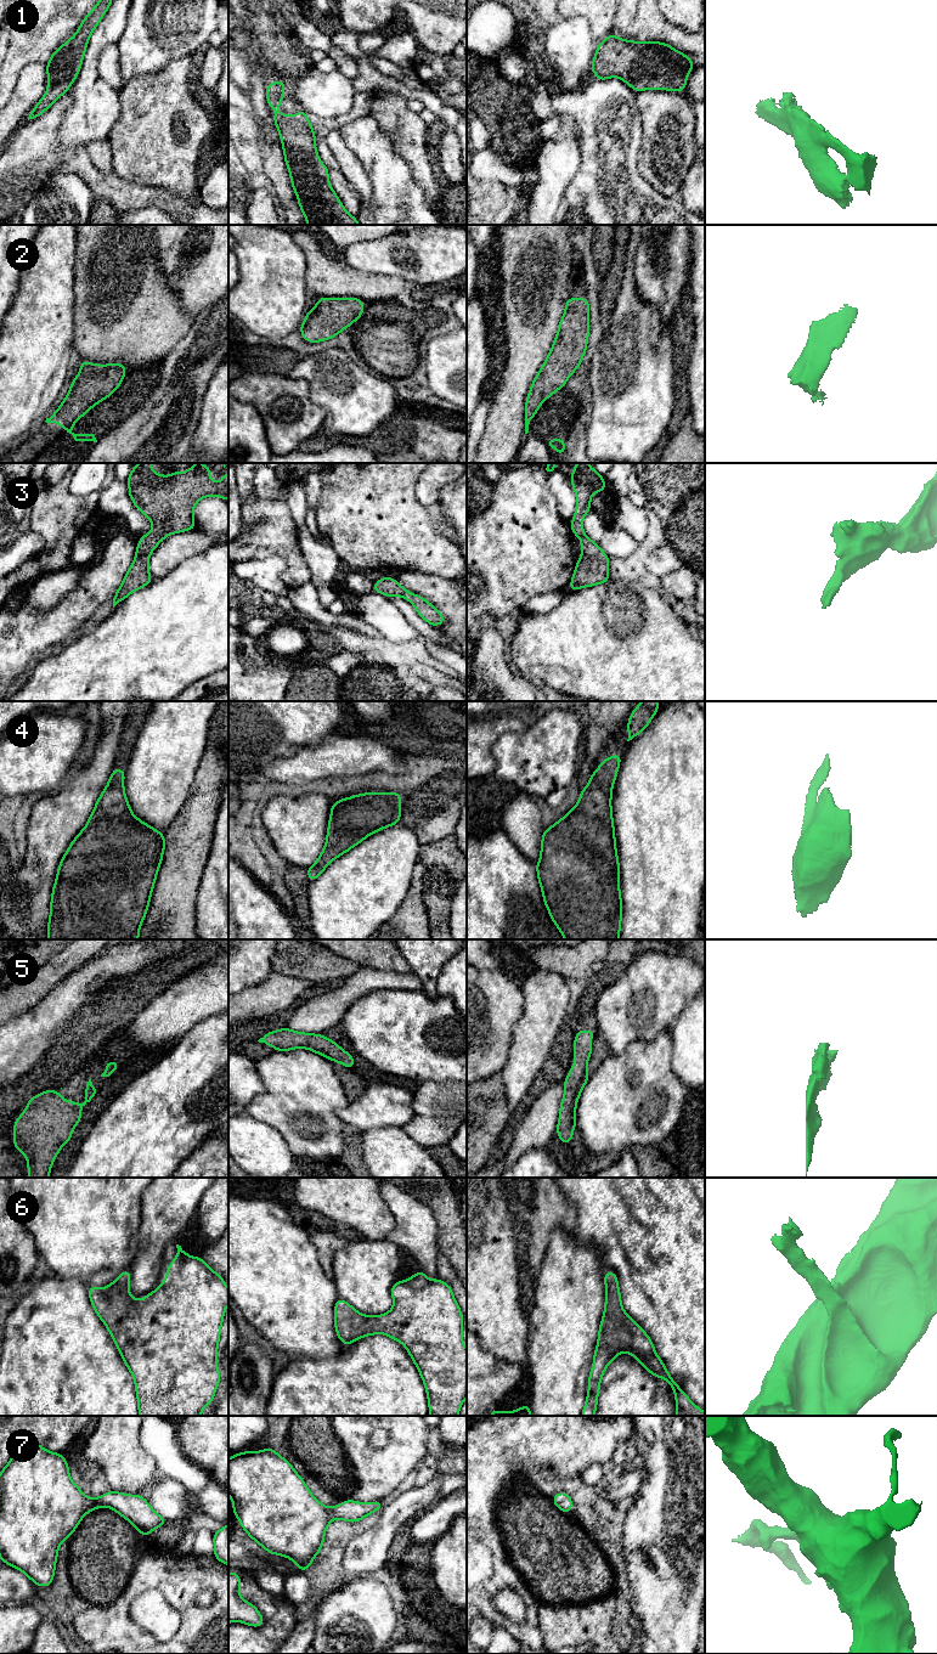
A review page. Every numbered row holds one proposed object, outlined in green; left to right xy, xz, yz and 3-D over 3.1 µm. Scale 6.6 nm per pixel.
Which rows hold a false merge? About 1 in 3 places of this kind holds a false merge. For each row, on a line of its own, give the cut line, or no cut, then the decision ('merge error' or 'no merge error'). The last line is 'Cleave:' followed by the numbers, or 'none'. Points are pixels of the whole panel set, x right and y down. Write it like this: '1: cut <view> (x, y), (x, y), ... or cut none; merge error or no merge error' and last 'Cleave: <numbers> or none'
1: cut none; no merge error
2: cut none; no merge error
3: cut none; no merge error
4: cut none; no merge error
5: cut none; no merge error
6: cut none; no merge error
7: cut none; no merge error
Cleave: none

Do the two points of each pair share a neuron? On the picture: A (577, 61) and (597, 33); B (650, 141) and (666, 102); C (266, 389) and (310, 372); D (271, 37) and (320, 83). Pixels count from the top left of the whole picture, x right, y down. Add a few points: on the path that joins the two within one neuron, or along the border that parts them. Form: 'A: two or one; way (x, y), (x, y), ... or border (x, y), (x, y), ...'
A: two; border (575, 16), (588, 23), (596, 41)
B: one; way (660, 131), (666, 125), (666, 112)
C: two; border (286, 376), (303, 378), (309, 385), (311, 400)
D: two; border (312, 66), (297, 79), (294, 96)

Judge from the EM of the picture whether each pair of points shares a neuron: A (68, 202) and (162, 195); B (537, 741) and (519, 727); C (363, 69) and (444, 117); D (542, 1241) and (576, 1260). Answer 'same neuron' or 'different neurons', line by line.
A: different neurons
B: different neurons
C: same neuron
D: different neurons

